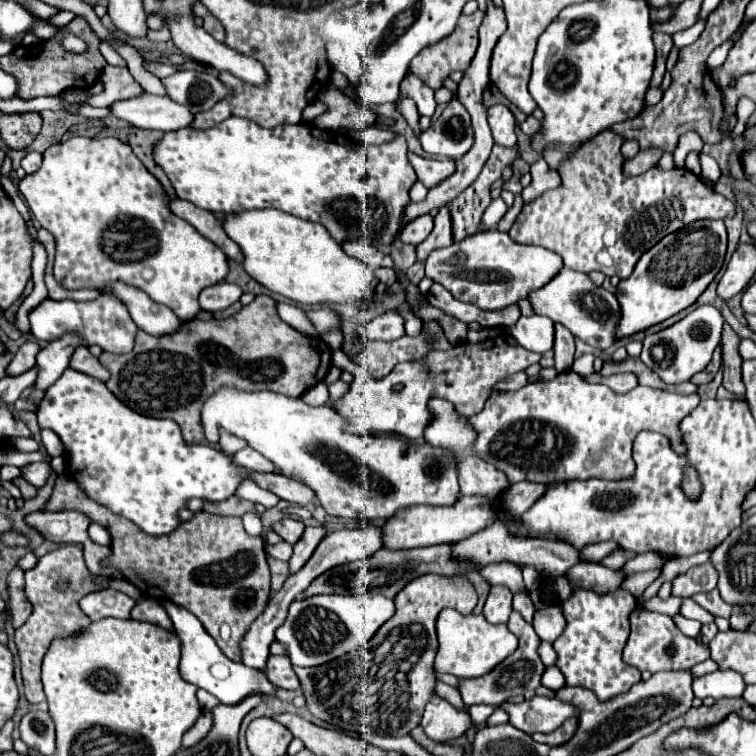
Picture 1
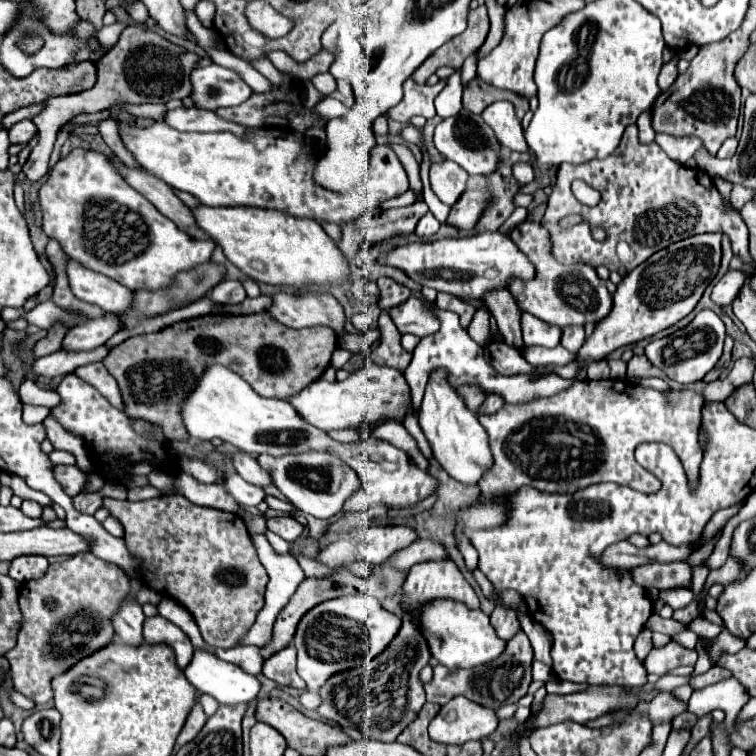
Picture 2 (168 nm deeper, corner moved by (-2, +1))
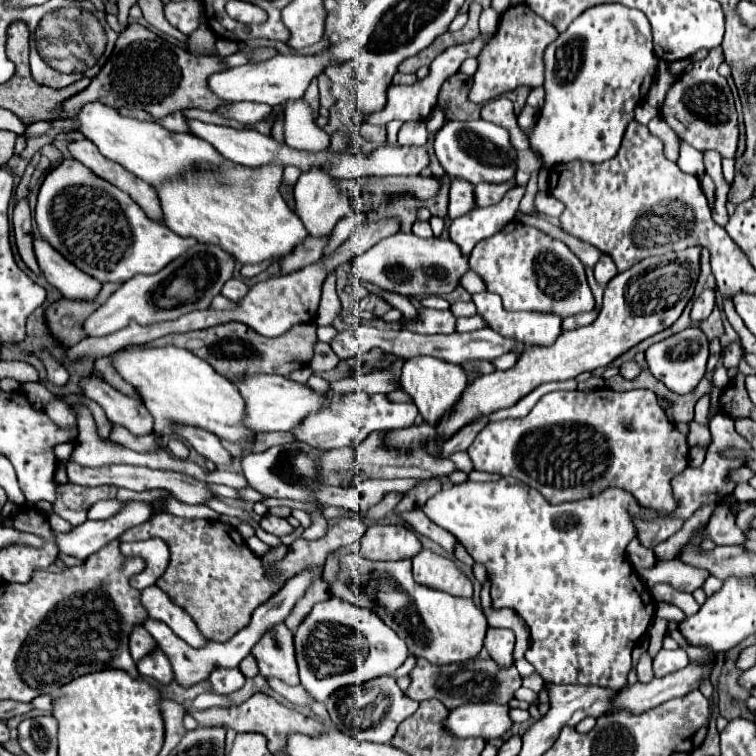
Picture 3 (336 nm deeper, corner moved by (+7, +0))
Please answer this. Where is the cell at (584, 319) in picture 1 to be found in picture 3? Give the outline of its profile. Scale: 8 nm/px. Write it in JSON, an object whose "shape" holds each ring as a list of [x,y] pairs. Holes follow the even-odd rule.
{"shape":[[[510,221],[504,229],[480,241],[470,255],[470,269],[484,279],[490,293],[502,297],[506,311],[556,313],[564,319],[594,309],[594,295],[580,259],[564,241],[520,221]]]}

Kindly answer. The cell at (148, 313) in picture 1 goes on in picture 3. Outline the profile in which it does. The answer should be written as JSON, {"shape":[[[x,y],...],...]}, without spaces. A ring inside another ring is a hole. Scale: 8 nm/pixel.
{"shape":[[[34,239],[34,251],[44,277],[66,299],[92,301],[98,297],[102,283],[98,283],[98,279],[90,279],[90,275],[86,275],[84,271],[78,271],[78,267],[62,259],[62,255],[58,255],[58,251],[50,247],[50,243],[46,243],[44,239]]]}

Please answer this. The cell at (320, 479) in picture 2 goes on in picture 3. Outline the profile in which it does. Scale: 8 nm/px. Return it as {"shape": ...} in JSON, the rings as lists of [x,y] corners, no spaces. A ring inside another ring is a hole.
{"shape":[[[294,441],[294,443],[270,447],[262,453],[248,453],[242,459],[244,475],[250,483],[250,487],[256,489],[258,493],[262,493],[266,497],[276,497],[276,499],[292,499],[292,501],[300,501],[300,503],[312,503],[318,507],[310,513],[312,525],[302,533],[302,537],[310,539],[310,541],[326,535],[326,531],[328,531],[328,521],[324,519],[324,505],[314,497],[314,493],[318,489],[326,487],[326,483],[320,481],[320,463],[322,463],[324,453],[326,453],[324,449]]]}

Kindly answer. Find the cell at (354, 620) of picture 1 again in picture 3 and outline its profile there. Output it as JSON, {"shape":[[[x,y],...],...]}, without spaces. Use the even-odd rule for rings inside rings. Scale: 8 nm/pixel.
{"shape":[[[330,597],[312,607],[294,633],[294,649],[300,685],[316,701],[326,701],[338,687],[394,673],[410,655],[406,643],[374,611],[356,607],[340,597]]]}

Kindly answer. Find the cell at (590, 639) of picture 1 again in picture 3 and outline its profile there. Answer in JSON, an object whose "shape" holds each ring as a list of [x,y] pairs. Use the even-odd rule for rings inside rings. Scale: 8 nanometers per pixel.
{"shape":[[[726,413],[714,415],[708,429],[712,441],[704,463],[700,467],[686,467],[672,479],[672,491],[678,505],[672,513],[660,513],[656,509],[642,507],[628,491],[616,487],[608,487],[604,493],[586,499],[550,505],[538,491],[526,487],[514,477],[454,485],[450,489],[442,489],[424,505],[422,511],[436,525],[450,531],[466,547],[474,561],[486,567],[492,605],[510,607],[524,619],[532,639],[530,649],[526,651],[526,659],[534,665],[536,673],[544,677],[544,681],[558,685],[598,685],[614,691],[626,687],[628,673],[632,669],[632,649],[636,641],[646,635],[654,613],[650,591],[638,579],[630,563],[626,563],[626,545],[638,533],[634,521],[652,521],[666,517],[686,521],[704,505],[720,505],[736,489],[736,483],[728,477],[730,469],[744,467],[744,455],[728,457],[726,453],[732,449],[738,453],[752,451],[752,445],[736,433],[734,421]]]}

